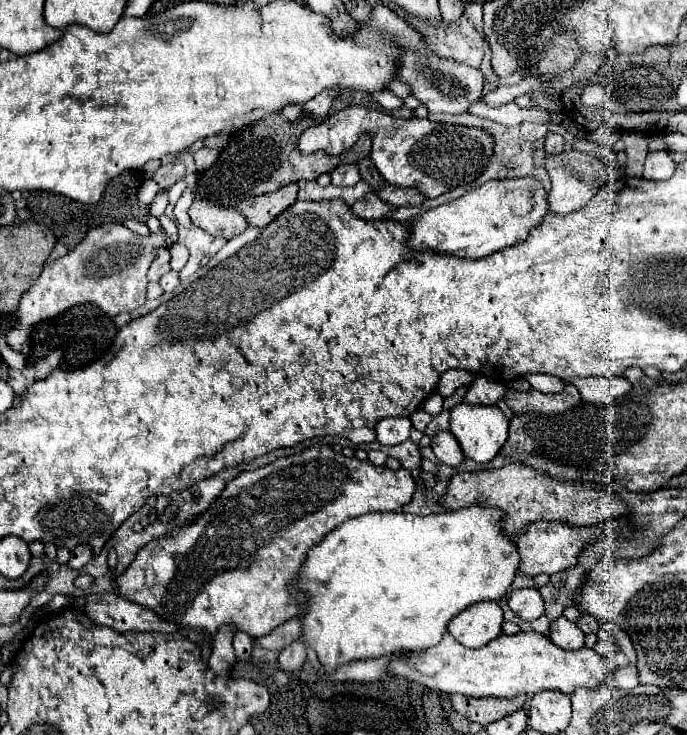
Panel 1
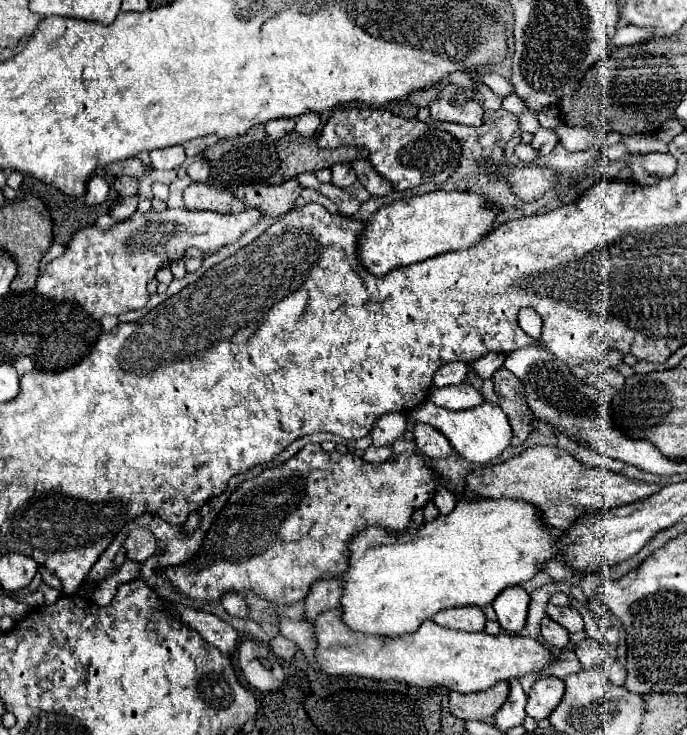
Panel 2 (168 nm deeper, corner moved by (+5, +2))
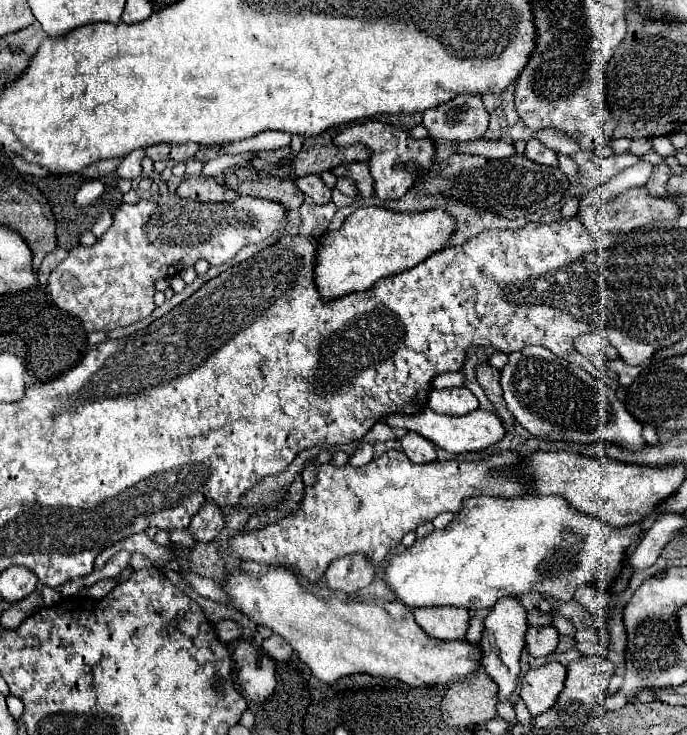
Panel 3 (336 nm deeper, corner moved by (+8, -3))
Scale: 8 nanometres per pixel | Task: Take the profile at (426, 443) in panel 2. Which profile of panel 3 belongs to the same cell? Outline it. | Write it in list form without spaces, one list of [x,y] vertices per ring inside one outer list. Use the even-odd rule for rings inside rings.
[[[409,431],[405,437],[401,437],[401,449],[413,463],[431,463],[437,459],[435,445],[413,431]]]

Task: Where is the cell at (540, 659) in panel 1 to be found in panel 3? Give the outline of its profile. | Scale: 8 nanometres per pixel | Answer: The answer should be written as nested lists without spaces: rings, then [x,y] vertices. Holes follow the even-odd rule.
[[[243,561],[237,571],[231,571],[221,583],[227,593],[227,603],[239,609],[247,619],[257,625],[269,627],[273,633],[281,635],[299,655],[303,663],[309,665],[317,679],[333,683],[341,677],[355,673],[369,673],[387,679],[399,679],[407,685],[433,685],[433,683],[451,683],[463,681],[475,673],[481,663],[481,649],[469,641],[441,641],[429,637],[413,619],[413,613],[407,605],[399,601],[389,601],[373,595],[347,595],[341,591],[331,591],[323,583],[311,583],[301,577],[297,571],[287,567],[269,567],[255,561]]]

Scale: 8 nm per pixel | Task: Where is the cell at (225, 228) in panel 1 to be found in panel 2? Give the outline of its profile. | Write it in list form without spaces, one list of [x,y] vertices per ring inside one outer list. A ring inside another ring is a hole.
[[[190,184],[184,190],[184,204],[188,210],[212,210],[212,212],[242,212],[246,206],[232,196],[232,192],[220,192],[208,184]]]

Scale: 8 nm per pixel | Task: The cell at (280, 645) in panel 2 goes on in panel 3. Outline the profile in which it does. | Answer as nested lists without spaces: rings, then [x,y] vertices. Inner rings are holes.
[[[271,635],[271,637],[263,639],[261,647],[265,649],[267,655],[271,655],[277,661],[287,661],[291,657],[291,653],[293,653],[291,645],[283,637],[279,637],[279,635]]]

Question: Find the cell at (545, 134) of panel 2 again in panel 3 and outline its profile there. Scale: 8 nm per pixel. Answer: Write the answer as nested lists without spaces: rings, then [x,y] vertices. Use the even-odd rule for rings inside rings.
[[[531,139],[527,143],[527,149],[525,149],[525,157],[529,157],[531,161],[535,163],[541,163],[541,165],[549,165],[549,167],[557,167],[559,165],[559,159],[557,159],[557,153],[549,147],[545,147],[539,139]]]

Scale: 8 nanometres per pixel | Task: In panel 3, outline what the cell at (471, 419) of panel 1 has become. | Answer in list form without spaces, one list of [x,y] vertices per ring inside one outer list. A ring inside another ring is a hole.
[[[425,407],[423,413],[415,413],[409,417],[411,419],[401,419],[401,429],[415,431],[415,433],[423,435],[425,439],[429,439],[433,445],[437,445],[449,453],[481,451],[481,449],[487,449],[489,445],[497,443],[505,435],[501,419],[495,413],[483,411],[483,409],[475,409],[473,413],[467,413],[461,417],[447,417],[447,415],[439,415],[439,413],[431,411],[429,407]]]

